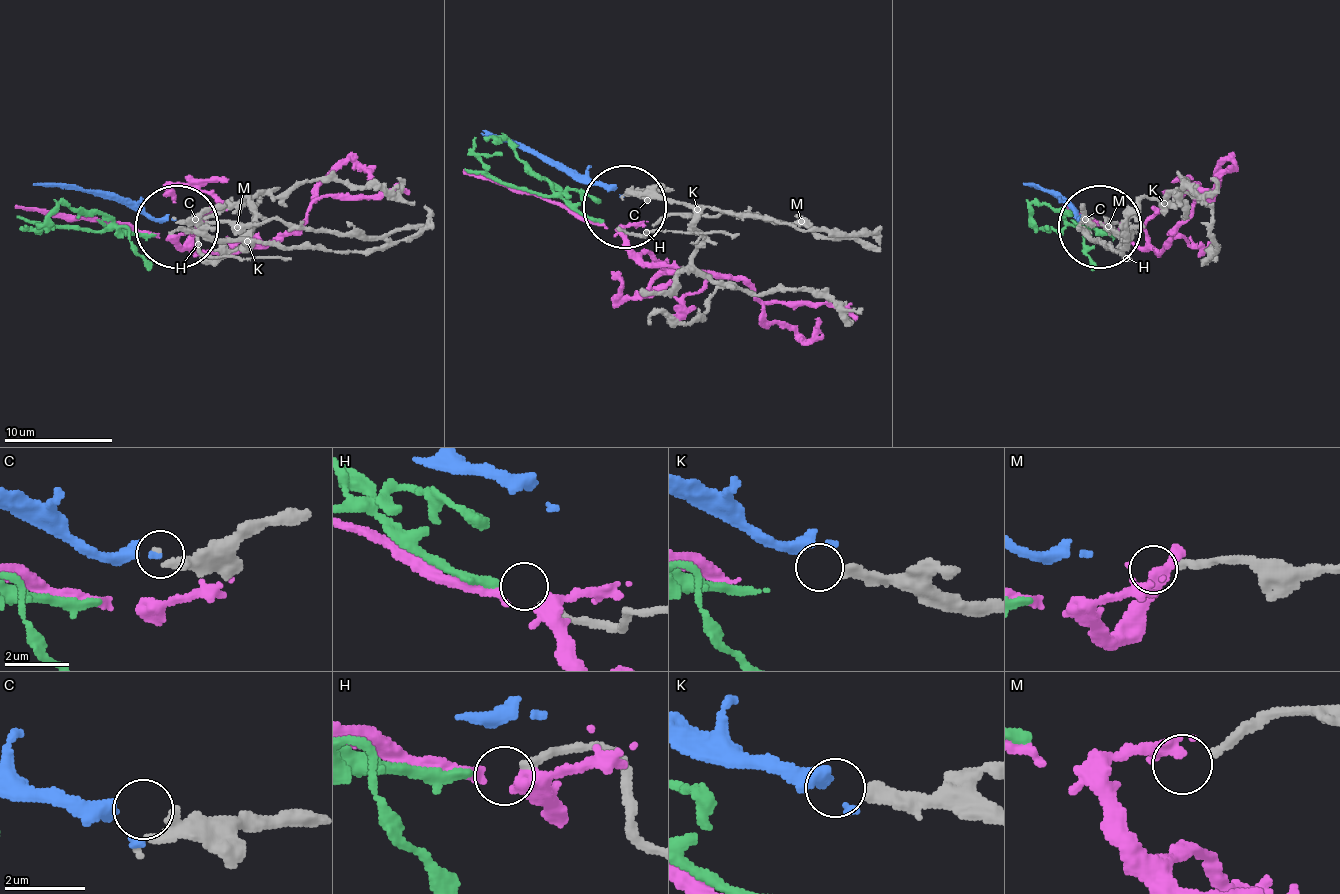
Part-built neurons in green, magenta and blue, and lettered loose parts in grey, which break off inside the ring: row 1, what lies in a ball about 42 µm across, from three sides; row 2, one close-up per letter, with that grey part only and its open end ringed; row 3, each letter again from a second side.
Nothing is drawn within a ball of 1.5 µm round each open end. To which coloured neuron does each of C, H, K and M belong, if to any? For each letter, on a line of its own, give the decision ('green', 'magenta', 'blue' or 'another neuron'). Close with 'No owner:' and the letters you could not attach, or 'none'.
C: another neuron
H: green
K: blue
M: magenta
No owner: C

